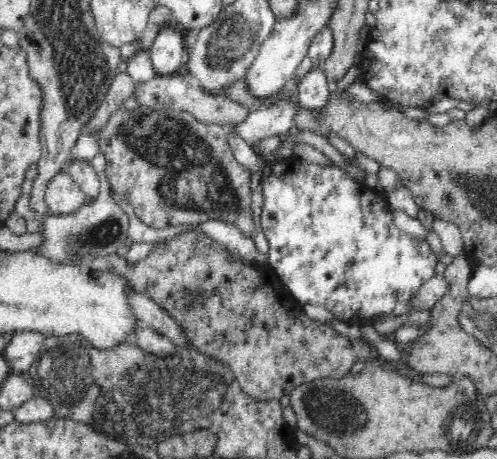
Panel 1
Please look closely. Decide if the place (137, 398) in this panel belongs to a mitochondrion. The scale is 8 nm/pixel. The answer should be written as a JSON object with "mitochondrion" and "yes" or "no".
{"mitochondrion":"yes"}

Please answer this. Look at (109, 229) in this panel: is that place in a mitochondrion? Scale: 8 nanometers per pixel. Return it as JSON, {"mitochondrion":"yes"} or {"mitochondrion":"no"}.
{"mitochondrion":"yes"}

